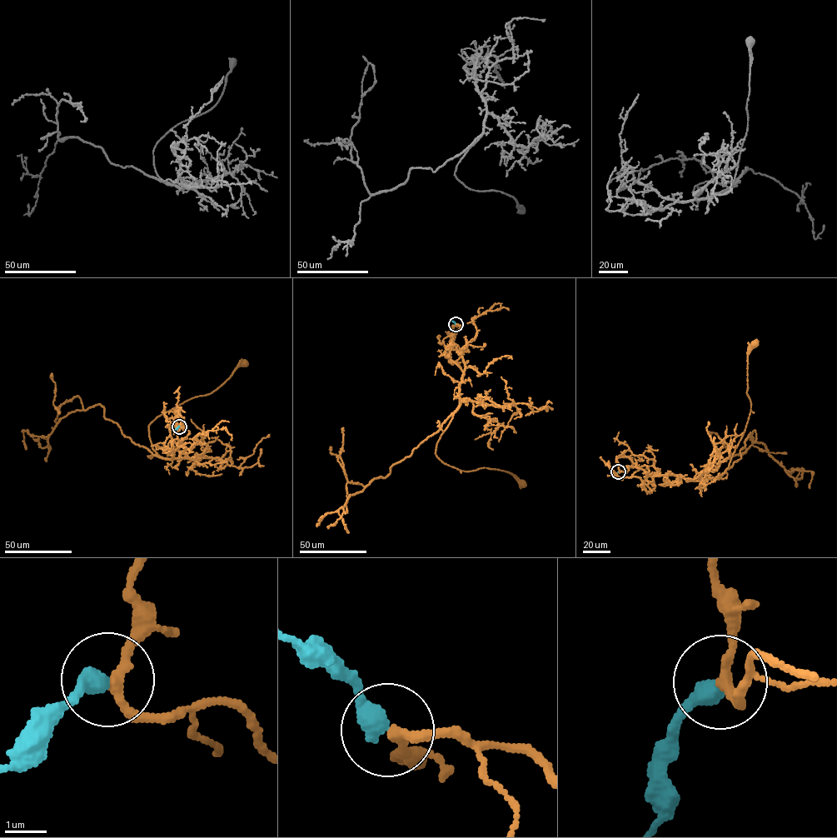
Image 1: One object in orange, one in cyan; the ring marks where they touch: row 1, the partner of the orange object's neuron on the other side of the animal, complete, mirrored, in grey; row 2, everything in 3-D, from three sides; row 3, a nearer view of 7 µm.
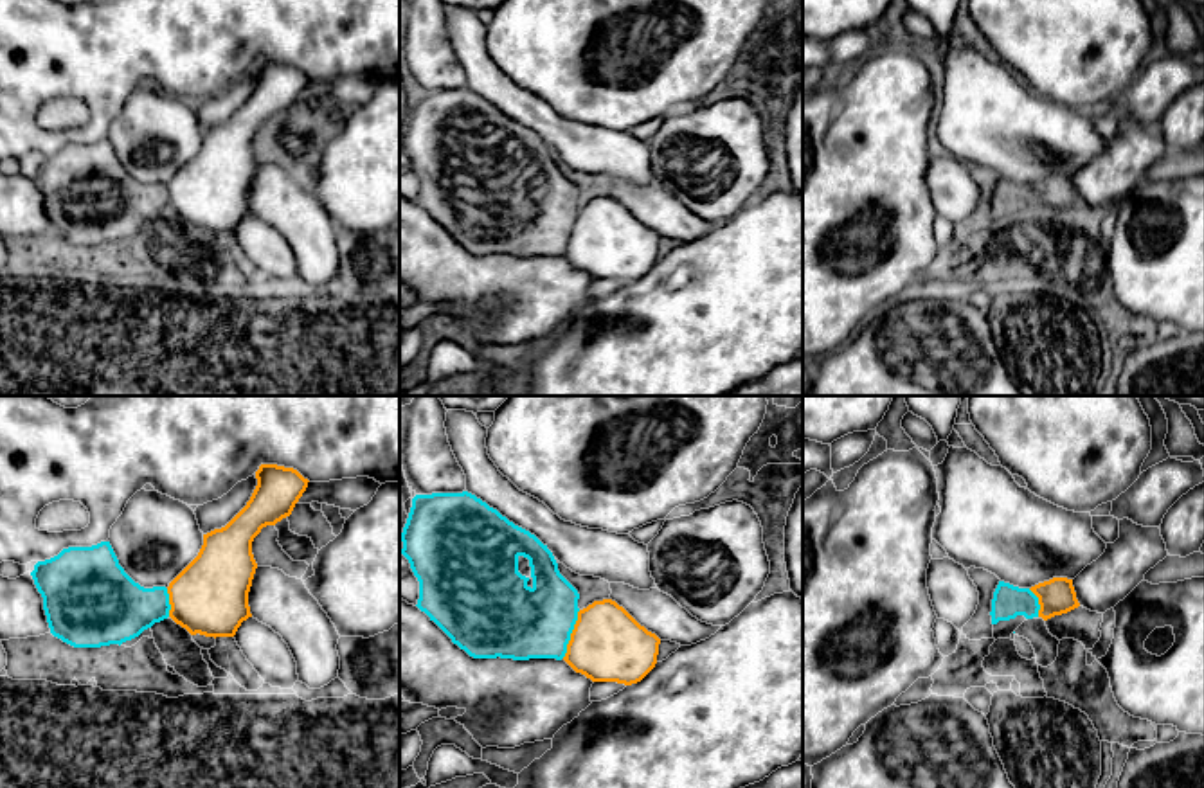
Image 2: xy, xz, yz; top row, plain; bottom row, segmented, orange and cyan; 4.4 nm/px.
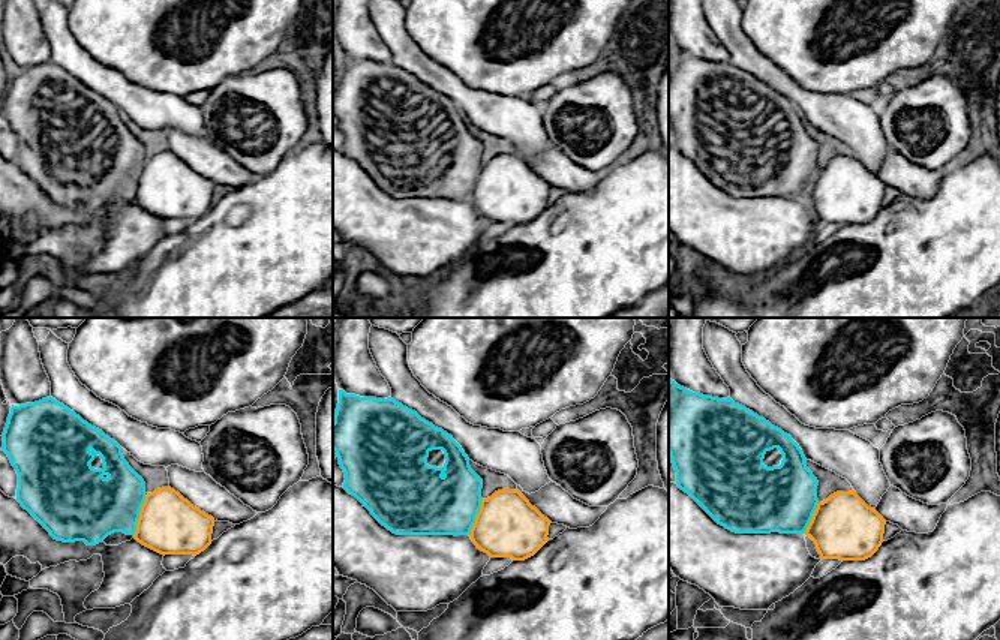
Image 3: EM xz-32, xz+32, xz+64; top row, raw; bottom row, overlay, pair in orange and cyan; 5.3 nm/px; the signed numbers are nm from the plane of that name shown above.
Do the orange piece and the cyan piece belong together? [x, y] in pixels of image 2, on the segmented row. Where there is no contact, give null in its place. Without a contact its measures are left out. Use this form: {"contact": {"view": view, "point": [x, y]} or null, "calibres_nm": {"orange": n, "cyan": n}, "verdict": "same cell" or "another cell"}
{"contact": {"view": "xz", "point": [571, 634]}, "calibres_nm": {"orange": 340, "cyan": 320}, "verdict": "another cell"}

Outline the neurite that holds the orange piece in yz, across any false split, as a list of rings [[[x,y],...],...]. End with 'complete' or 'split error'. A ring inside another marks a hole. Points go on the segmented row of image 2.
[[[1053,578],[1029,588],[1038,597],[1038,617],[1044,621],[1080,606],[1073,579]]]; complete

